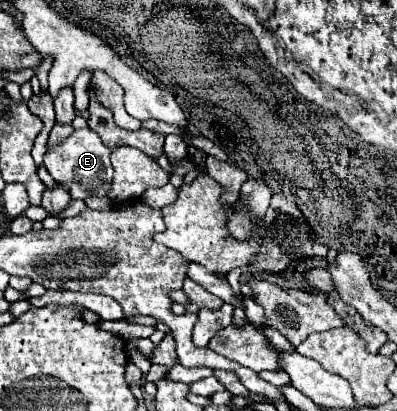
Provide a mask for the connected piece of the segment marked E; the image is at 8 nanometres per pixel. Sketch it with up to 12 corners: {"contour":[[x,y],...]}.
{"contour":[[80,128],[44,166],[74,200],[108,196],[110,150]]}

